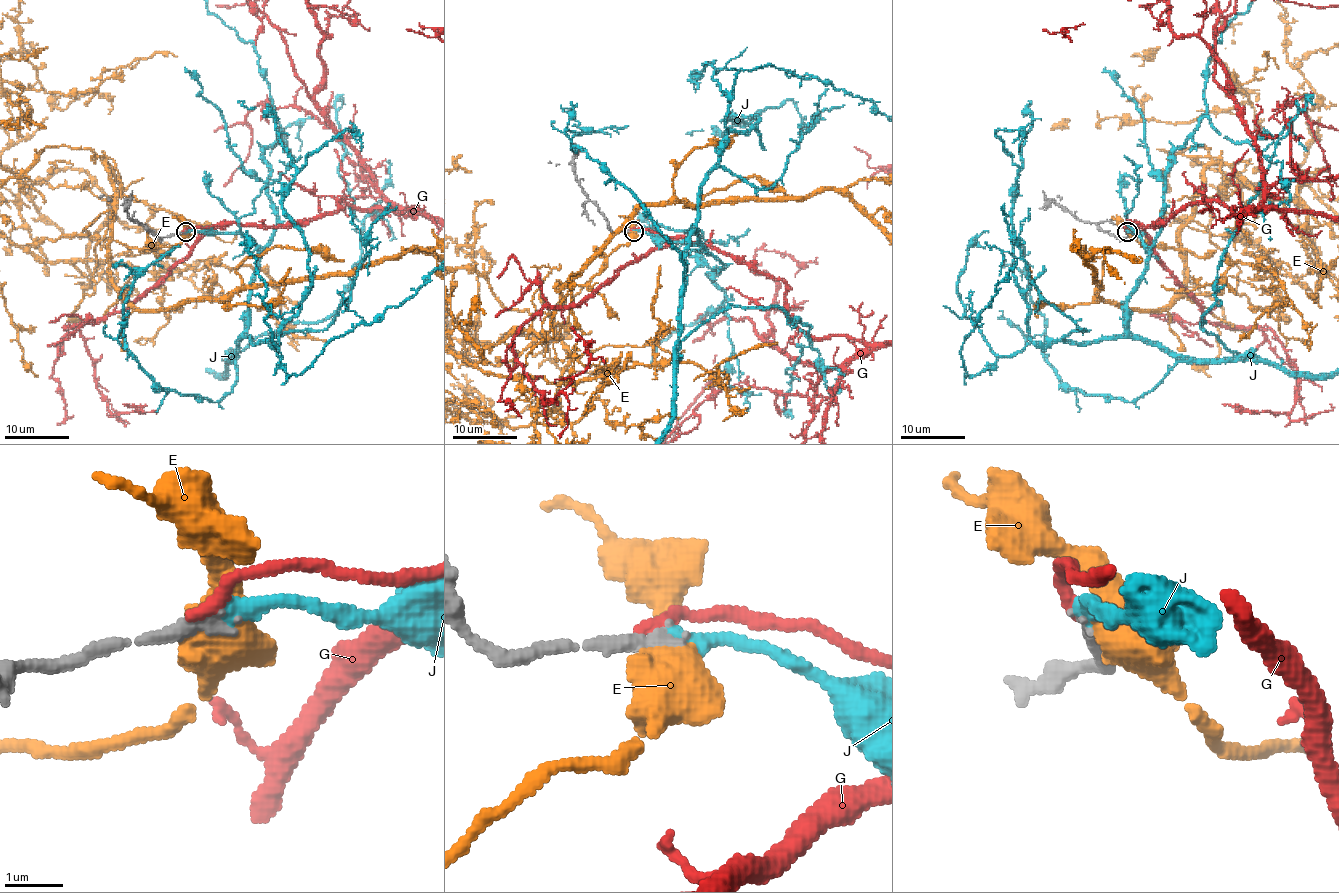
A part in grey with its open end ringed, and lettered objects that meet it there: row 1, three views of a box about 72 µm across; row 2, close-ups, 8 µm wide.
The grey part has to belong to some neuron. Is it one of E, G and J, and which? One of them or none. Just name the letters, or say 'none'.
J

